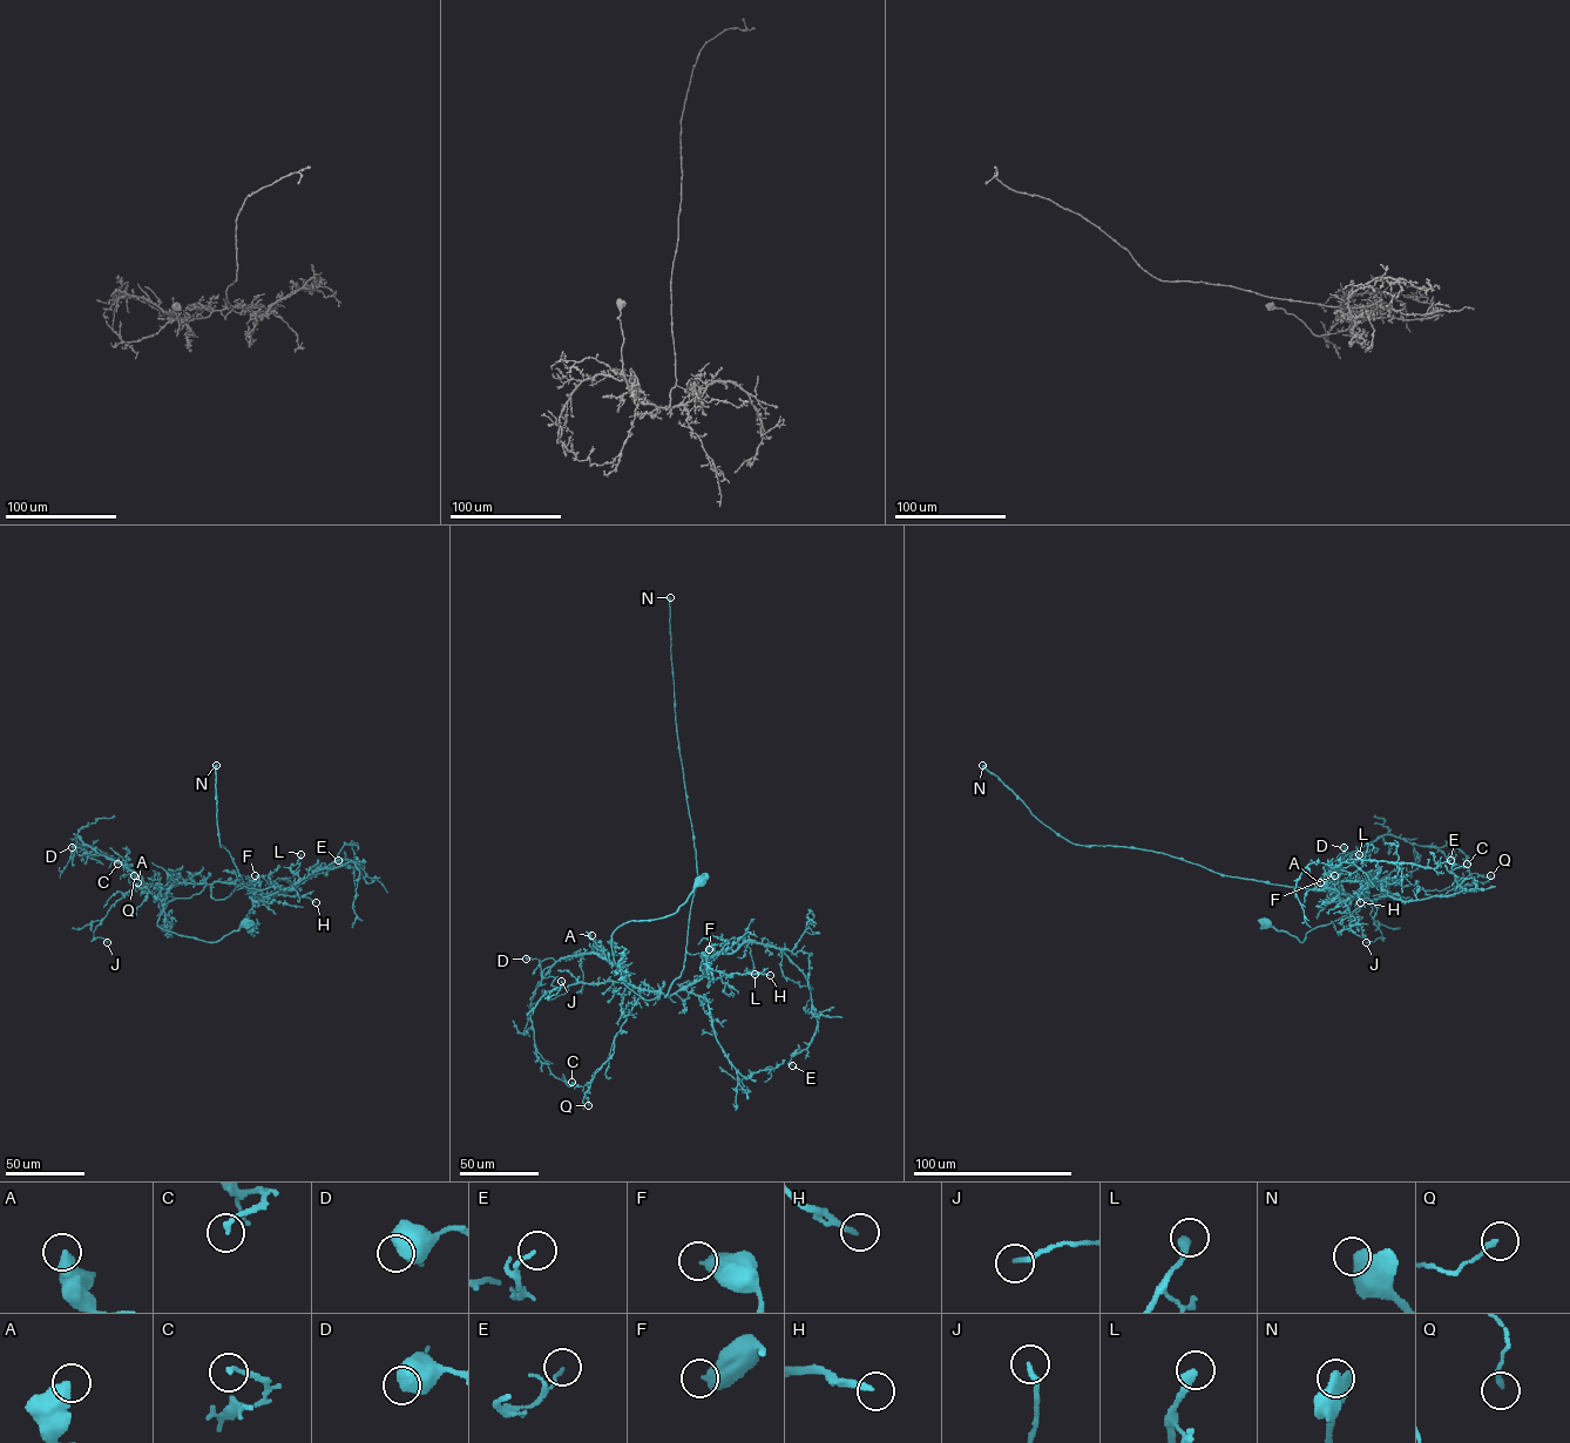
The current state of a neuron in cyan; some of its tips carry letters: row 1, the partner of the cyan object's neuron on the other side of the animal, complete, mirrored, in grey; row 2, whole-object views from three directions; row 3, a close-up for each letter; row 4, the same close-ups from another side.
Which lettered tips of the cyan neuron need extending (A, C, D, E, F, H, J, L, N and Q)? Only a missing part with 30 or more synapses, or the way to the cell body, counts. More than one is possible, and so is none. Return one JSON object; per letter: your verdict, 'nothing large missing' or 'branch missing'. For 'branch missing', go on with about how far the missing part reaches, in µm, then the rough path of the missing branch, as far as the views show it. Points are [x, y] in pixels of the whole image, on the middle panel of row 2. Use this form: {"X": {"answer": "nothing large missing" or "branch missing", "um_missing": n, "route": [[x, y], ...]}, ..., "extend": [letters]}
{"A": {"answer": "nothing large missing"}, "C": {"answer": "nothing large missing"}, "D": {"answer": "nothing large missing"}, "E": {"answer": "nothing large missing"}, "F": {"answer": "nothing large missing"}, "H": {"answer": "nothing large missing"}, "J": {"answer": "nothing large missing"}, "L": {"answer": "nothing large missing"}, "N": {"answer": "branch missing", "um_missing": 190}, "Q": {"answer": "nothing large missing"}, "extend": ["N"]}

